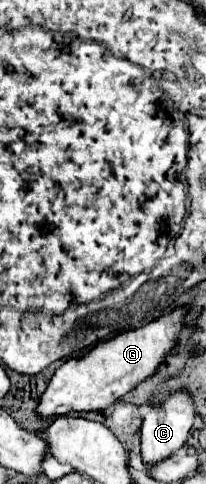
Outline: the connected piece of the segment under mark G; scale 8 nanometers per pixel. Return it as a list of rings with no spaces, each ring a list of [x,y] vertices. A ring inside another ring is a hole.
[[[178,308],[142,328],[122,332],[116,338],[94,346],[84,358],[66,360],[54,372],[34,412],[40,418],[54,418],[70,412],[98,412],[112,406],[138,382],[154,374],[154,370],[164,362],[166,354],[172,350],[176,342],[176,336],[180,334],[180,330],[184,330],[186,312],[186,308]]]

